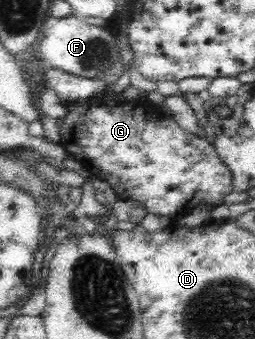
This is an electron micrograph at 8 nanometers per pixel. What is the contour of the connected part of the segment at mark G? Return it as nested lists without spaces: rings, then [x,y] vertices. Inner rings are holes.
[[[94,95],[74,103],[64,103],[64,106],[64,117],[55,122],[60,135],[58,144],[68,156],[82,163],[91,177],[106,181],[117,199],[136,201],[146,208],[146,213],[177,220],[202,204],[212,207],[226,204],[225,197],[234,192],[231,169],[222,161],[214,146],[207,139],[184,131],[176,120],[148,100],[125,100],[108,107],[101,95]]]

